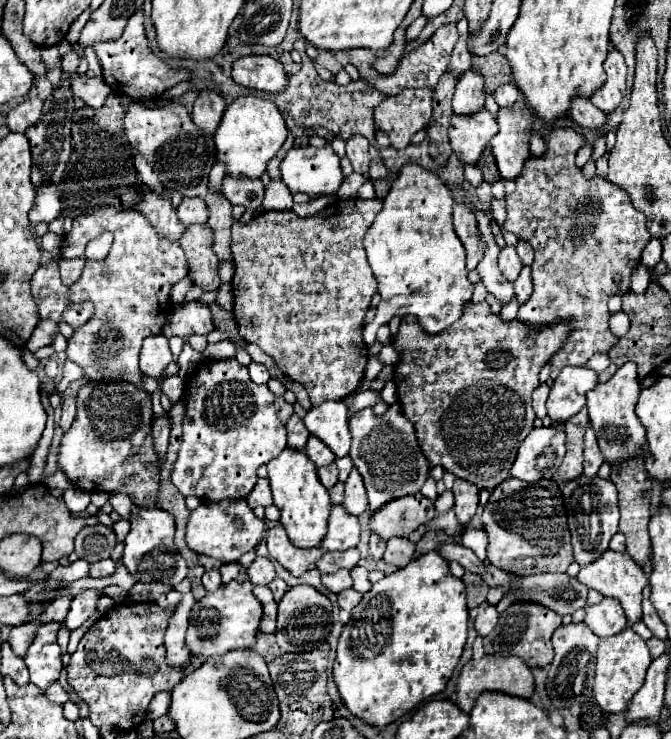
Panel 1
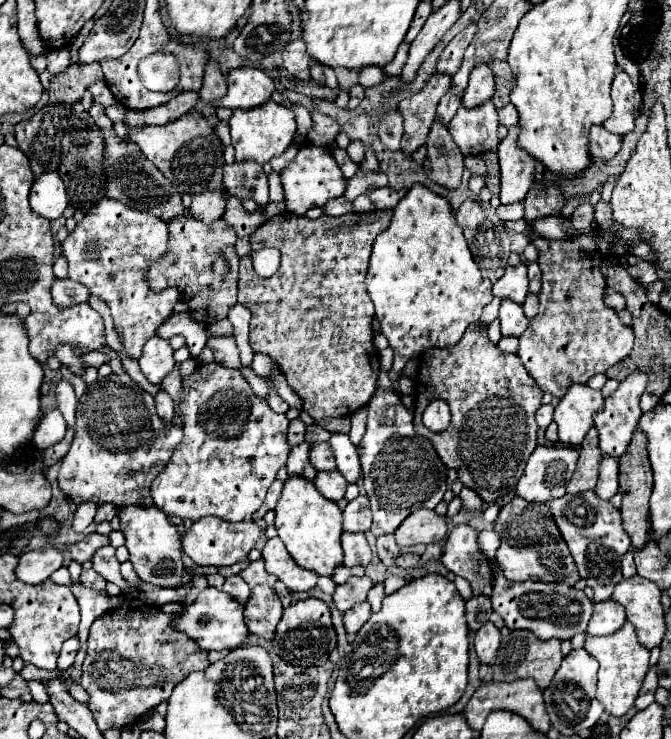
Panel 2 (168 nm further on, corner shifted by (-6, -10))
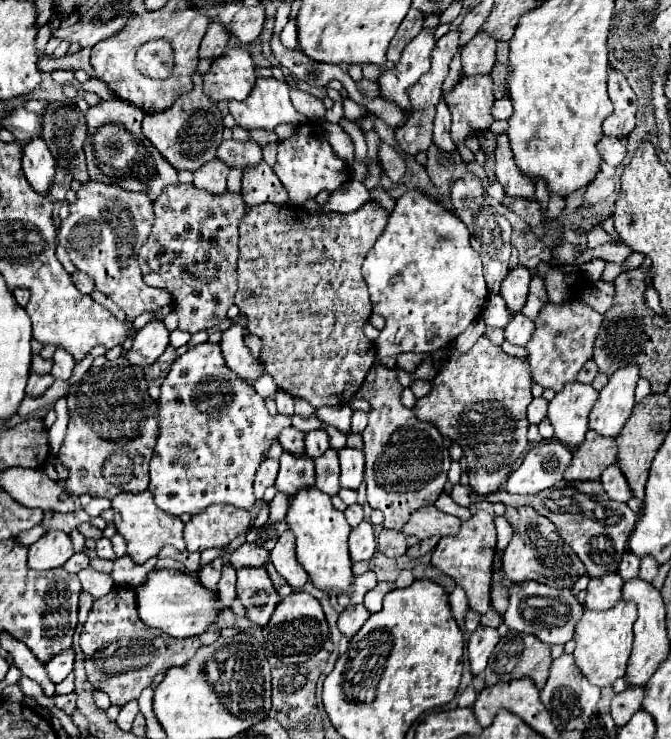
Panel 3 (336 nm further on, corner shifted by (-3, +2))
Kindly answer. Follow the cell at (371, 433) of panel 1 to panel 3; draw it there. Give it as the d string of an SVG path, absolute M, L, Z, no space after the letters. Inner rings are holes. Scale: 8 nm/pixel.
M377 364L375 380L367 382L367 386L371 404L369 424L363 430L367 502L371 508L383 512L385 528L401 530L413 510L433 504L443 492L451 466L449 442L433 424L417 420L413 410L401 404L399 396L403 386L391 368Z

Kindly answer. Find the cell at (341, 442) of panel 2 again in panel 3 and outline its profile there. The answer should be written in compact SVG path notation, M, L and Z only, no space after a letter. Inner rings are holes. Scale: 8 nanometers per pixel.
M341 448L337 450L339 462L341 462L341 486L357 490L359 484L363 482L363 452L355 448Z

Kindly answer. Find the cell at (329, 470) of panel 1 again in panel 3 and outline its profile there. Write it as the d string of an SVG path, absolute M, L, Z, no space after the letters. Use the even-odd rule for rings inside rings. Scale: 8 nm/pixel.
M329 448L323 456L315 458L315 474L317 474L315 486L319 490L323 490L329 496L335 496L339 492L339 460L337 460L337 450Z

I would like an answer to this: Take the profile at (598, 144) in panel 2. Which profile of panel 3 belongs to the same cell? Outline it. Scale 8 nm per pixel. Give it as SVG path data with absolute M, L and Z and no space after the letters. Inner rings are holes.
M603 136L597 142L597 150L609 166L619 166L625 158L625 146L621 138L615 138L615 136Z

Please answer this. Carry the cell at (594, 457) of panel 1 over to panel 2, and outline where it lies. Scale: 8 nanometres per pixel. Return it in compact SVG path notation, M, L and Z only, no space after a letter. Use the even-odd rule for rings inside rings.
M614 458L602 460L602 474L598 478L596 490L602 500L610 500L618 492L618 462Z

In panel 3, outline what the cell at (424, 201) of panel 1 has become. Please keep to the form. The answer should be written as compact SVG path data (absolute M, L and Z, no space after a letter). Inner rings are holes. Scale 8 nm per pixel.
M419 190L405 192L395 202L395 208L389 216L389 224L365 256L363 278L371 294L373 312L385 318L385 328L381 330L375 342L379 360L403 352L435 354L437 350L445 348L453 338L457 338L471 324L471 320L481 314L489 296L483 278L481 258L471 248L467 228L459 218L455 218L453 212L445 210L439 202L431 200Z

